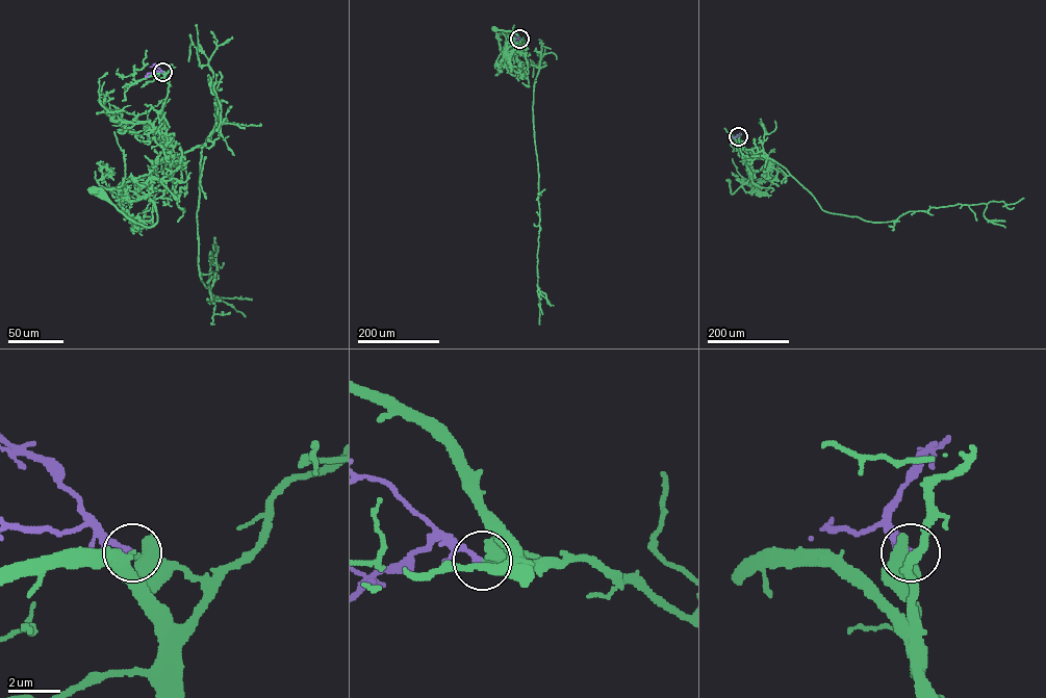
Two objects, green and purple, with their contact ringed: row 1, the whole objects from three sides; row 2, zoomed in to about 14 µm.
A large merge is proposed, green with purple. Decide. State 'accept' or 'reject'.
accept

